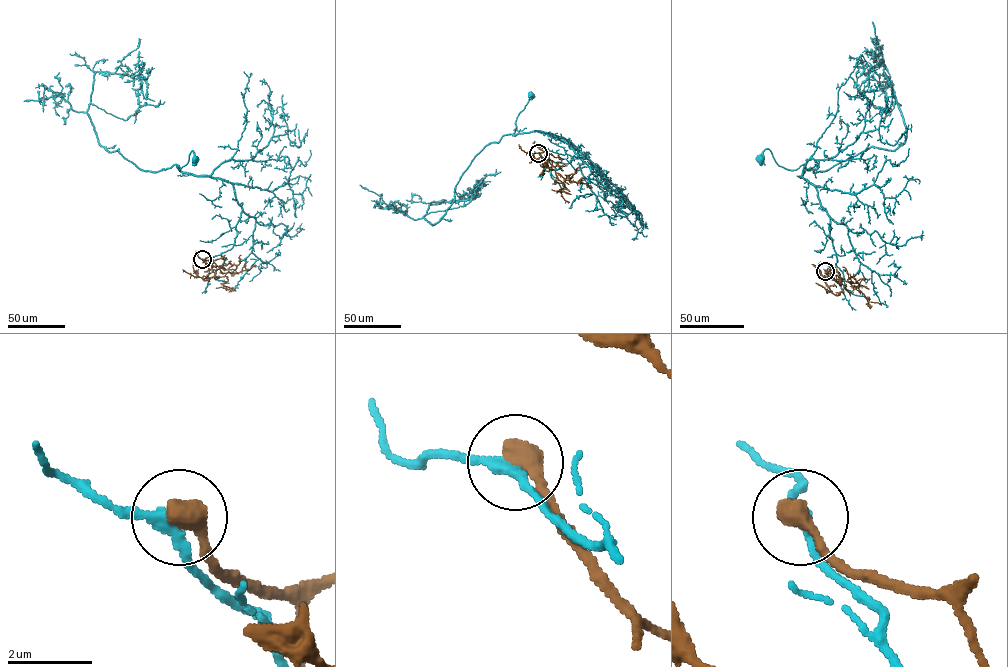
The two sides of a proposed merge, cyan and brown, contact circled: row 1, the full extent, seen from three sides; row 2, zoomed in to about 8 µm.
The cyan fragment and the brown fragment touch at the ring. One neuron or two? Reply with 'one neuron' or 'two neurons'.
two neurons

